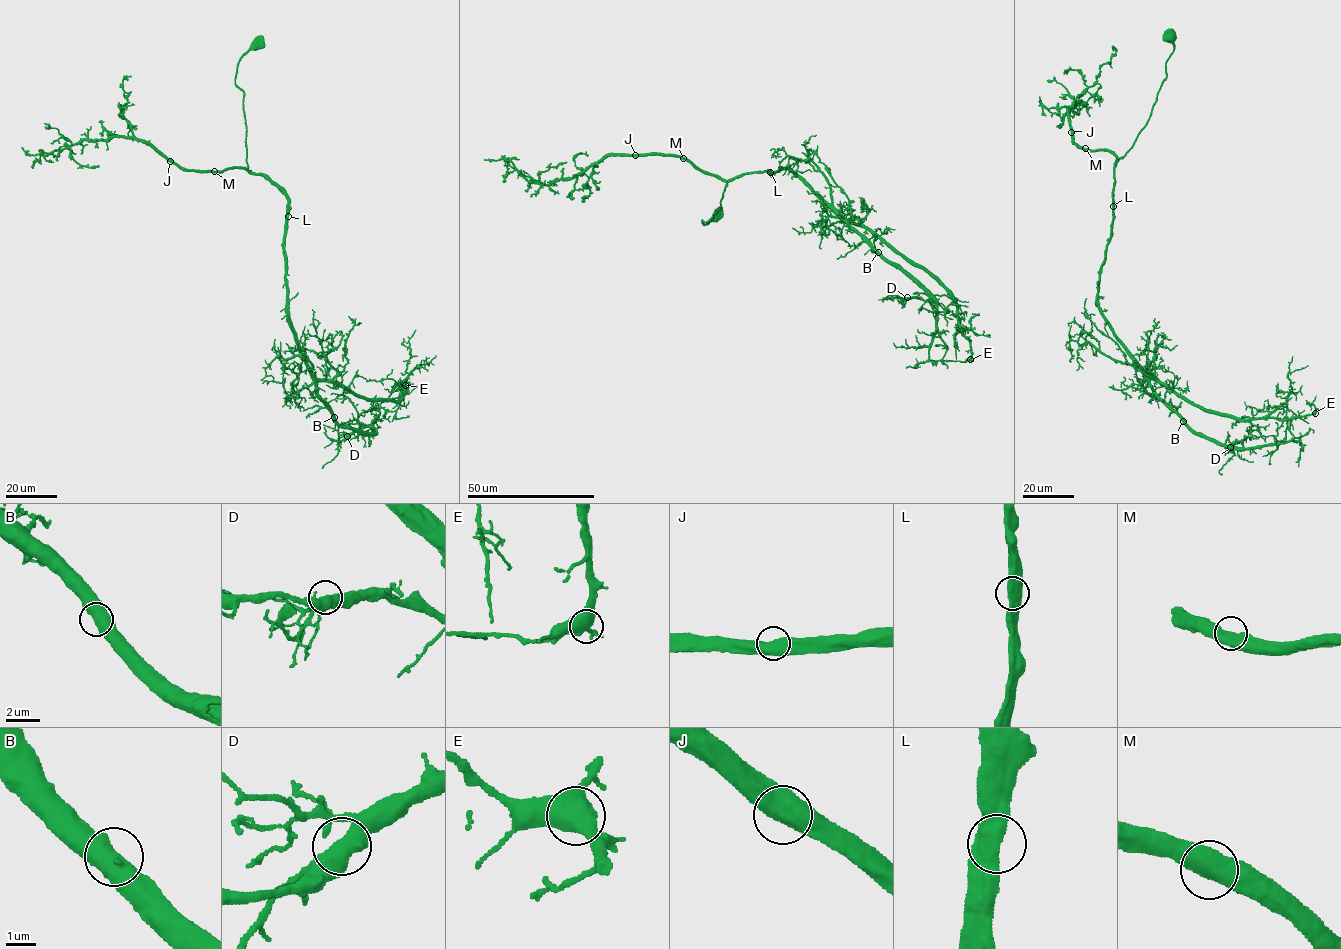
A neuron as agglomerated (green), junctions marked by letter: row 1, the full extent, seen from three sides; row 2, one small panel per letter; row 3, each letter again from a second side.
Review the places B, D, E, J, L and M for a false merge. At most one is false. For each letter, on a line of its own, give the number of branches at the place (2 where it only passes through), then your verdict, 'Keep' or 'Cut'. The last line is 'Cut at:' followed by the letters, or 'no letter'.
B: Branches: 2. Keep
D: Branches: 2. Keep
E: Branches: 2. Keep
J: Branches: 2. Keep
L: Branches: 2. Keep
M: Branches: 2. Keep
Cut at: no letter

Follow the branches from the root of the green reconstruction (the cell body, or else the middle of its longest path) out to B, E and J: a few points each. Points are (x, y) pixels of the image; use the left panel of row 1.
B: (259, 44), (241, 58), (235, 74), (243, 92), (248, 169), (287, 199), (287, 320), (334, 417)
E: (259, 44), (235, 84), (248, 169), (287, 199), (297, 346), (316, 377), (361, 397), (396, 401), (405, 385)
J: (259, 44), (241, 58), (235, 74), (243, 92), (250, 172), (241, 167), (182, 170), (170, 161)

